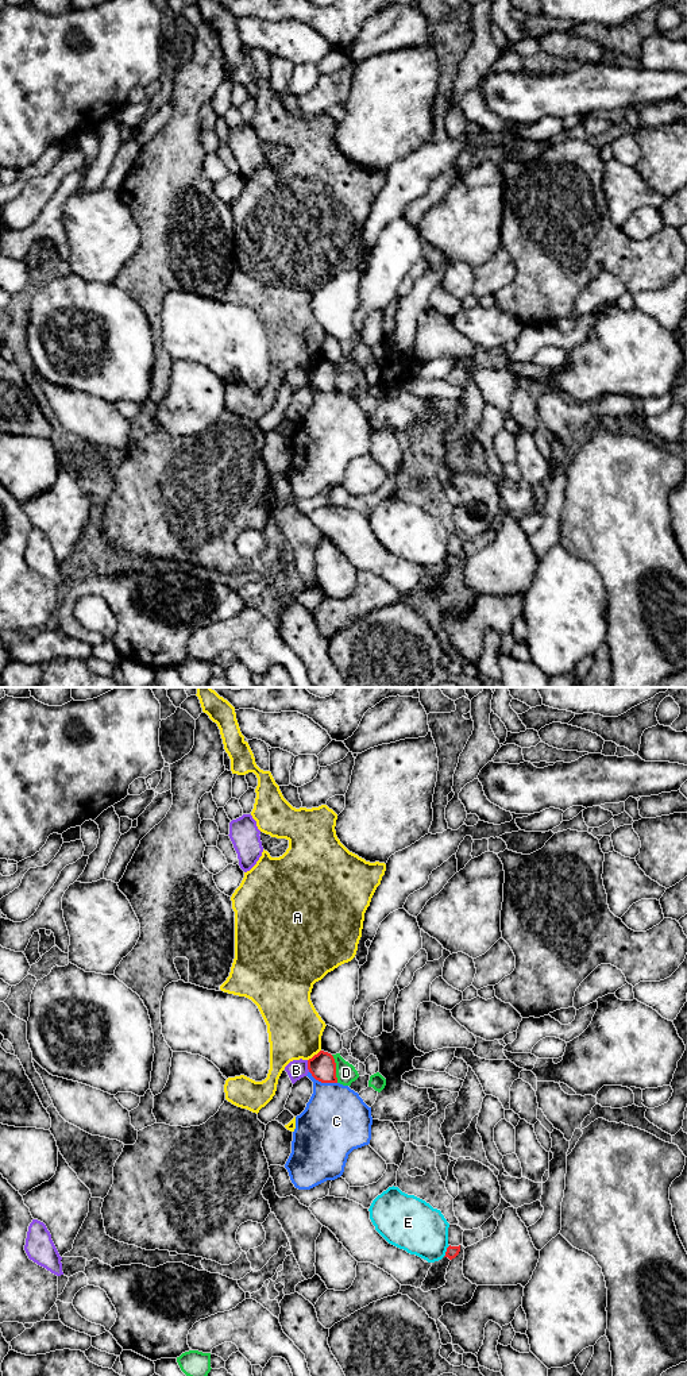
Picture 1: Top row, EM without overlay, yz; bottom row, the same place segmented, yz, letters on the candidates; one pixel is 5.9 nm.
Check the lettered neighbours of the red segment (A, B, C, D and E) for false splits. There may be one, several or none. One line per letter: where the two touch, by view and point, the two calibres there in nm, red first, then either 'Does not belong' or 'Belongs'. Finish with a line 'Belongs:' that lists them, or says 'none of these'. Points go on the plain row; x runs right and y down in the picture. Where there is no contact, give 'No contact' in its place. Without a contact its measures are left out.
A: Touches red at yz (315, 363). Thickness 160 nm (red) against 320 nm. Does not belong
B: Touches red at yz (308, 374). Thickness 160 nm (red) against 120 nm. Does not belong
C: Touches red at yz (323, 390). Thickness 160 nm (red) against 400 nm. Does not belong
D: Touches red at yz (335, 377). Thickness 160 nm (red) against 120 nm. Does not belong
E: Touches red at yz (447, 559). Thickness 70 nm (red) against 300 nm. Does not belong
Belongs: none of these

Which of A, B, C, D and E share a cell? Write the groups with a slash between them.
A / B / C / D / E

